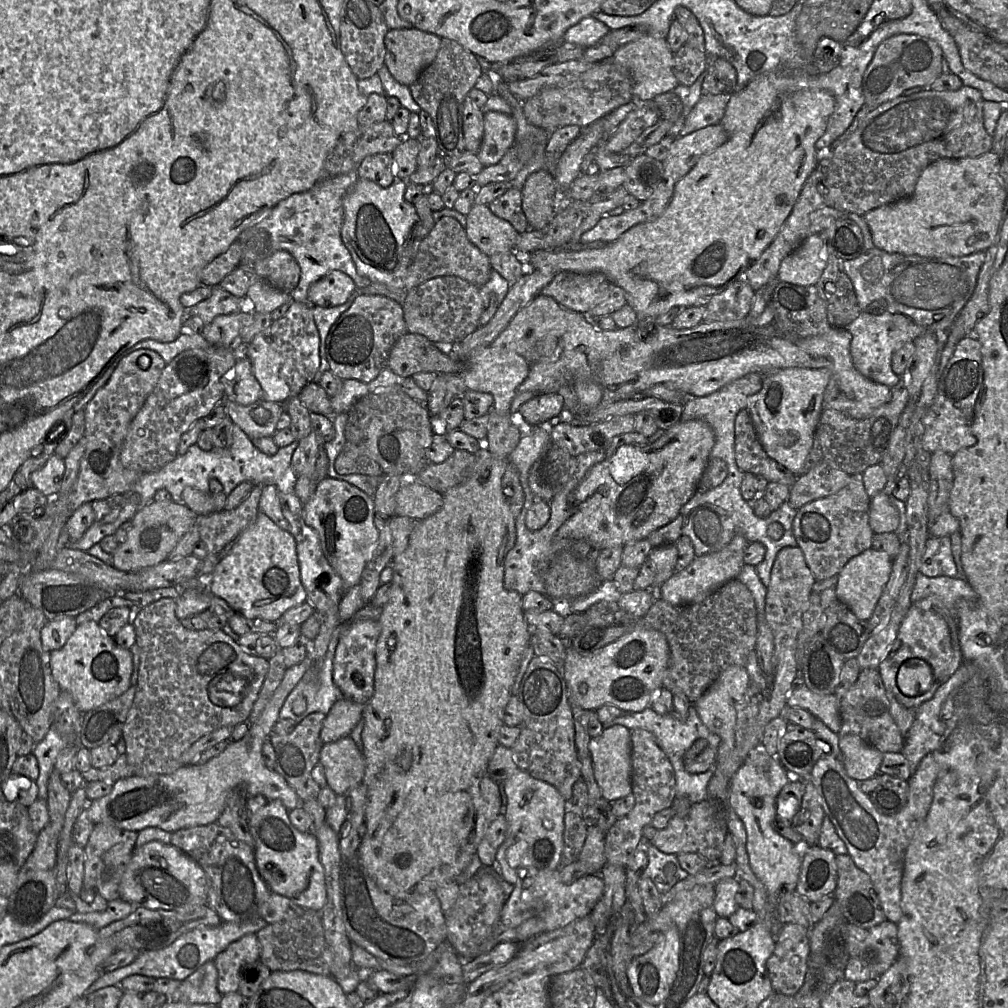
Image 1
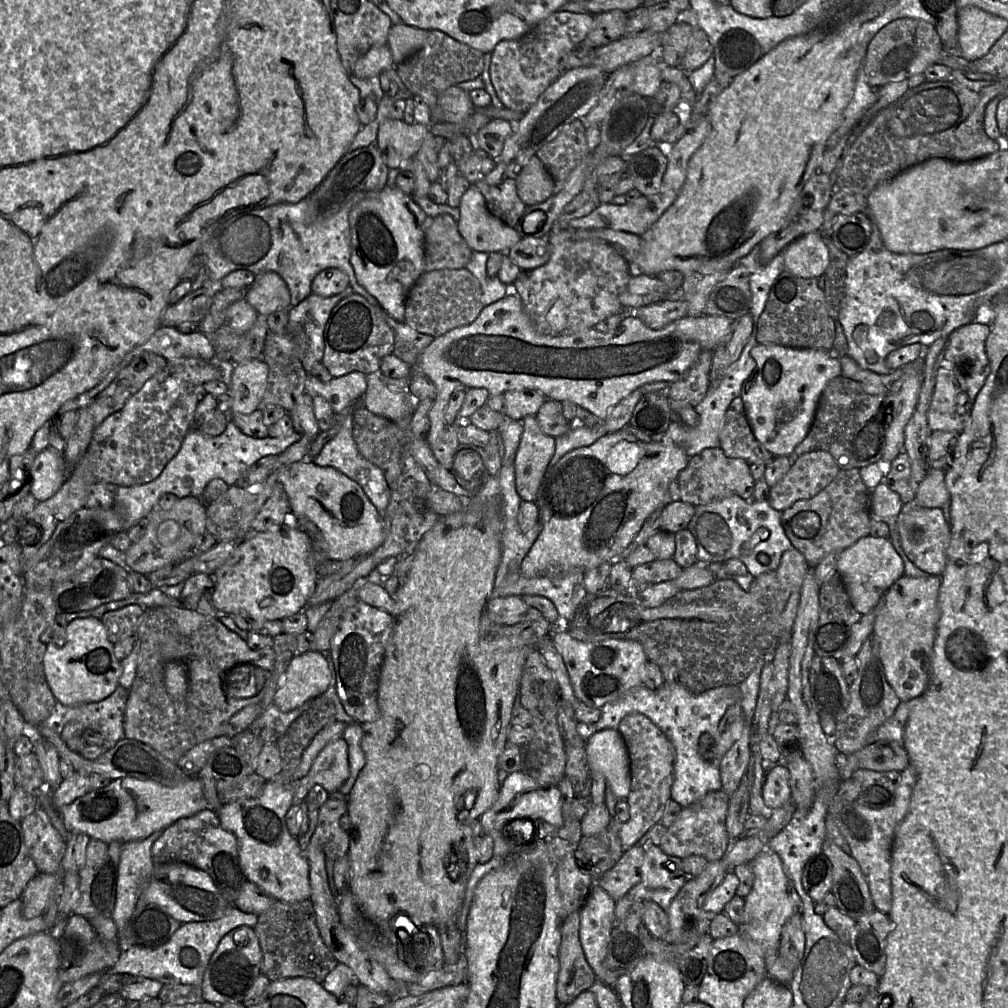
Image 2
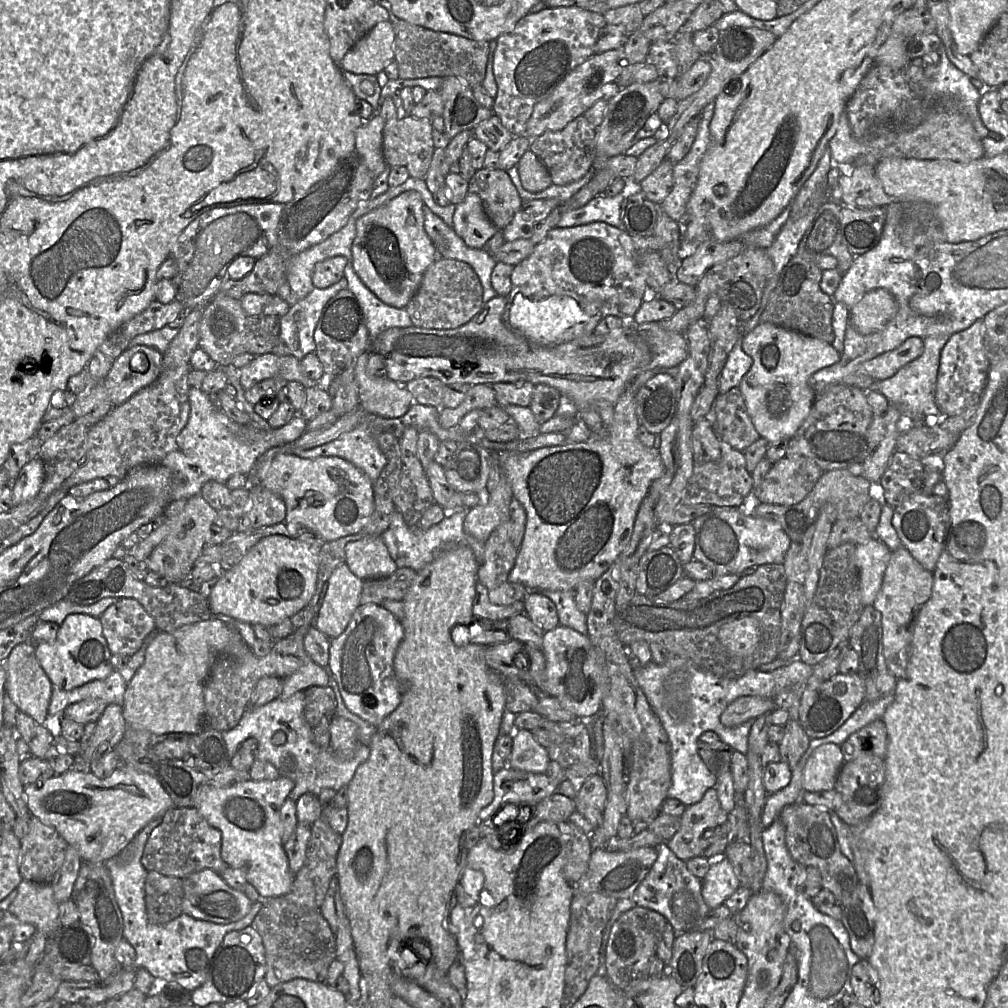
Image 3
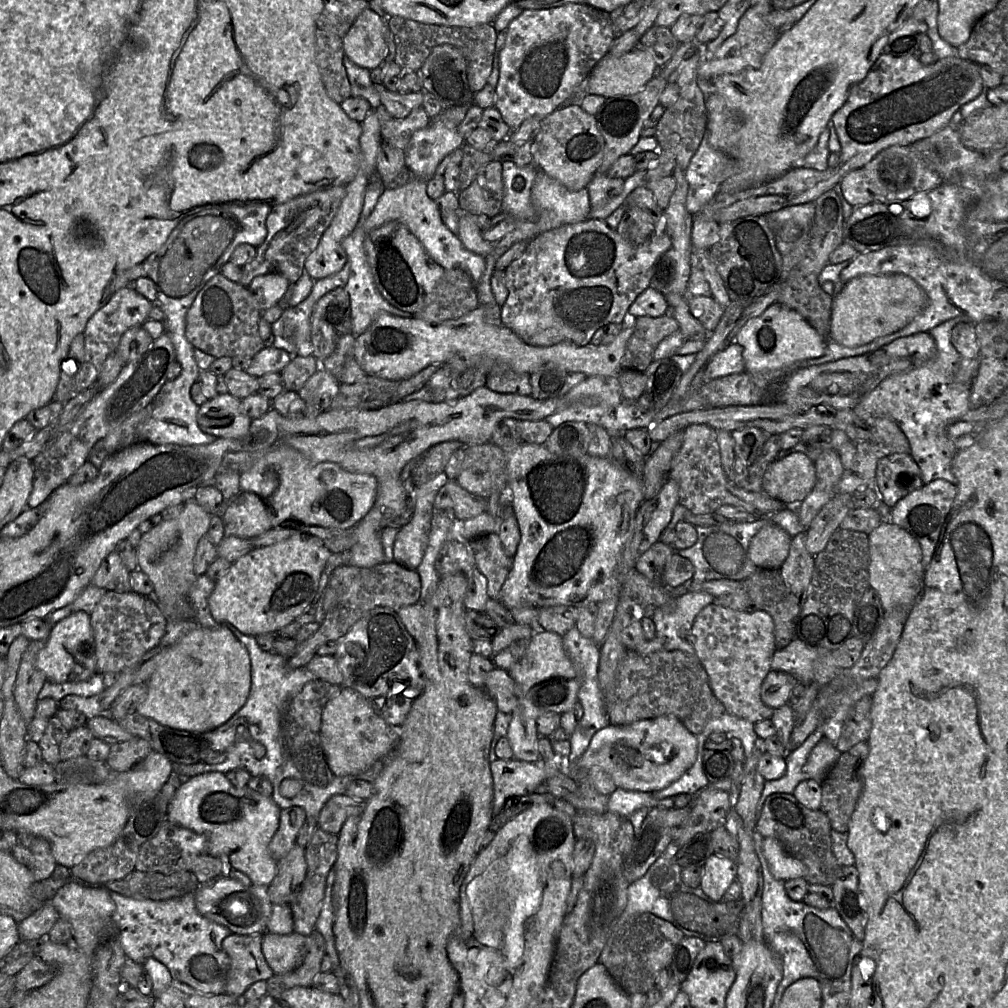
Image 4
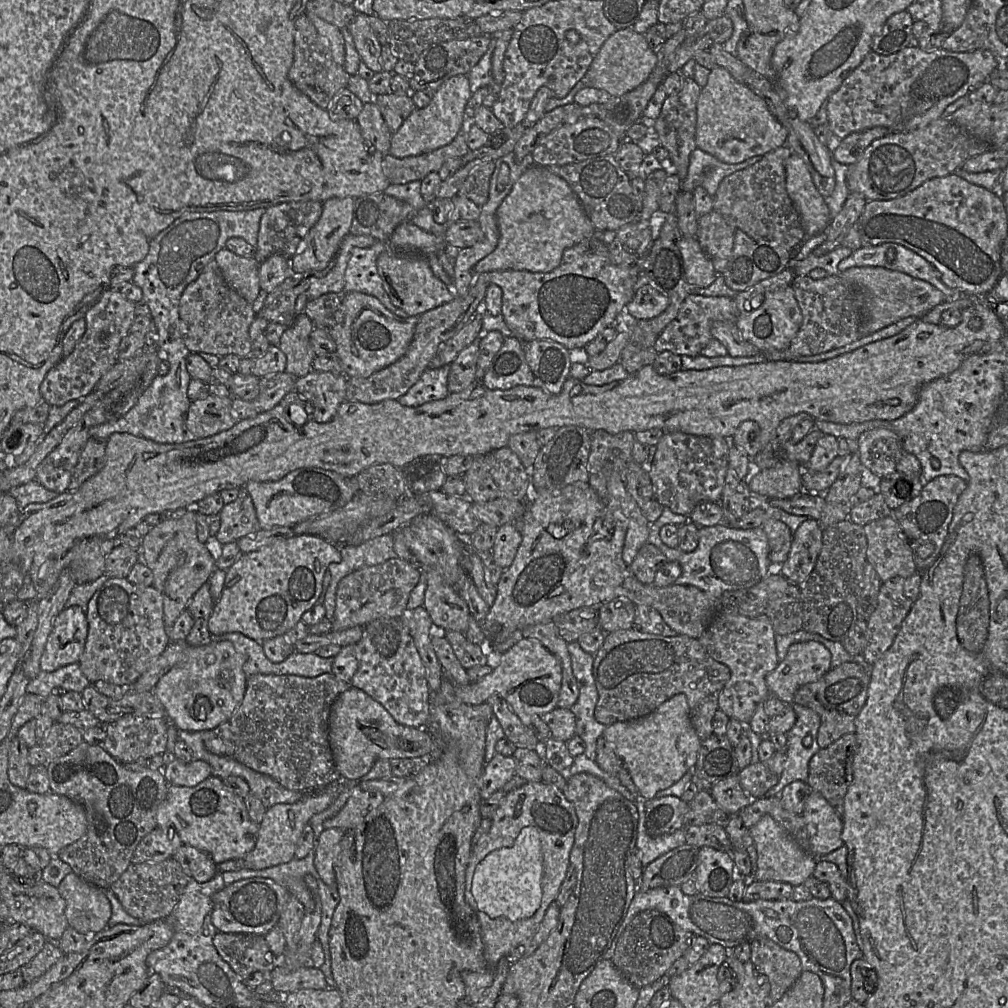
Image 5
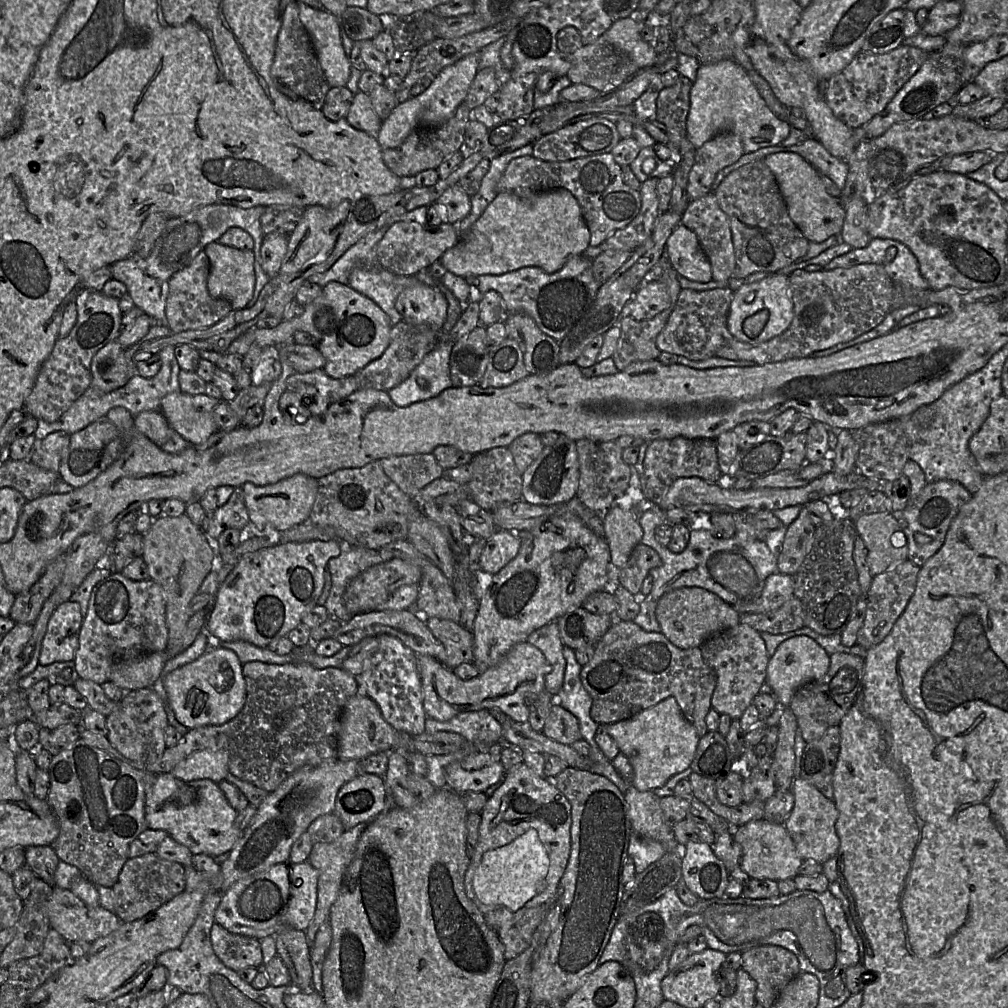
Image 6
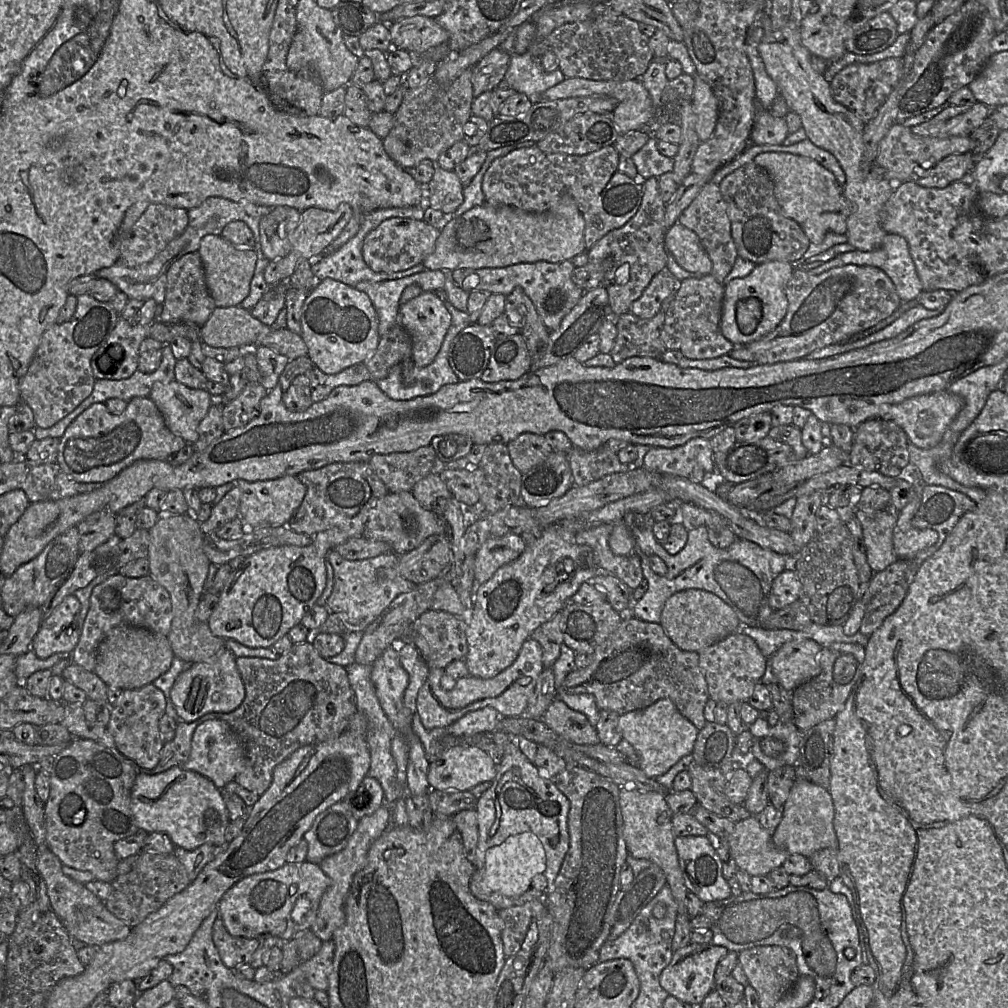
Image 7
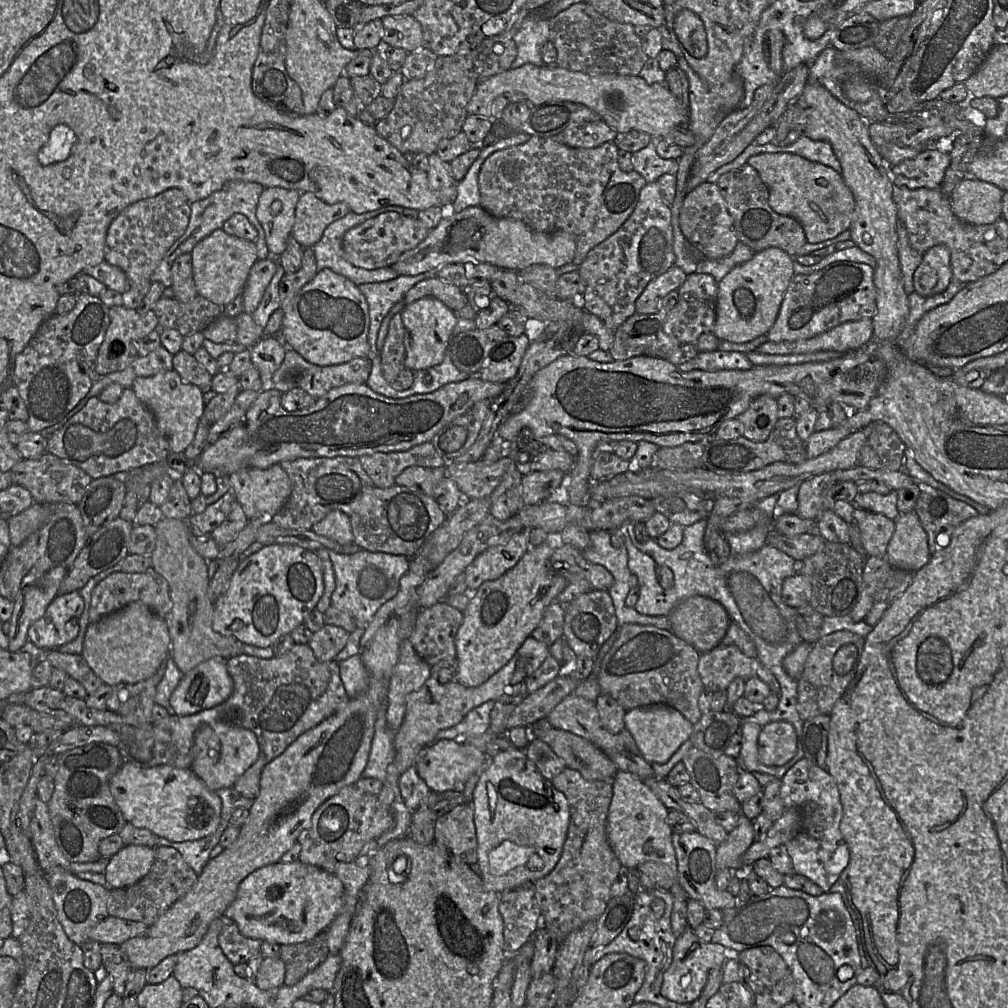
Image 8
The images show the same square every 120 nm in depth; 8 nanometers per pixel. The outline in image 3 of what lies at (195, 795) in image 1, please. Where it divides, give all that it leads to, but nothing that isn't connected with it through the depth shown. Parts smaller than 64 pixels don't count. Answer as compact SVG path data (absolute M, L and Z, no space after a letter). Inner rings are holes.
M121 763L106 778L70 769L42 783L26 785L24 792L31 815L53 827L78 851L83 862L90 863L105 864L150 821L175 807L156 778Z

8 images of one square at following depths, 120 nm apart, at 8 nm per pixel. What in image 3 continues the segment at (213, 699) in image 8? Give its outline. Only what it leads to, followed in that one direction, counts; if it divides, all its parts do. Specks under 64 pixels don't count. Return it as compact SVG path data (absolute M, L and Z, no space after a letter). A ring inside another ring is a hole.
M211 618L172 631L157 631L142 665L126 685L122 707L127 726L157 735L202 731L204 686L213 661L220 654L235 657L248 651L251 648L238 631Z

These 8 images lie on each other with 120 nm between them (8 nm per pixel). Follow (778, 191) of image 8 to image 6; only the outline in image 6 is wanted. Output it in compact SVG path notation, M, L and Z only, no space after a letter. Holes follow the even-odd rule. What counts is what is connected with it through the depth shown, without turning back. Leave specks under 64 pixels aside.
M774 153L767 155L764 161L776 178L790 218L810 242L823 242L840 234L845 209L837 198L827 192L820 178L822 174L797 153Z

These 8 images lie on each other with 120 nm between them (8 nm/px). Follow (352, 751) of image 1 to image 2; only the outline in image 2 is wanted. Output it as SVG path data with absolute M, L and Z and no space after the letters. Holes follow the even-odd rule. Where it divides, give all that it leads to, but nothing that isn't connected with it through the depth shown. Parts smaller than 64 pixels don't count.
M340 738L324 747L304 777L290 782L298 802L302 802L316 784L324 787L328 793L338 792L349 775L348 744Z

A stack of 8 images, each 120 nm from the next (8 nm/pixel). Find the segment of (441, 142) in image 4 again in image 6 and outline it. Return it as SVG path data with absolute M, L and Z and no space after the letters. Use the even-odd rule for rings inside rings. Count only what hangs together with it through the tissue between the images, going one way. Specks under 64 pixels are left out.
M480 51L469 54L443 68L429 87L416 97L409 97L399 103L391 114L382 121L376 140L382 149L399 147L407 136L418 128L435 128L445 123L463 103L478 71Z

